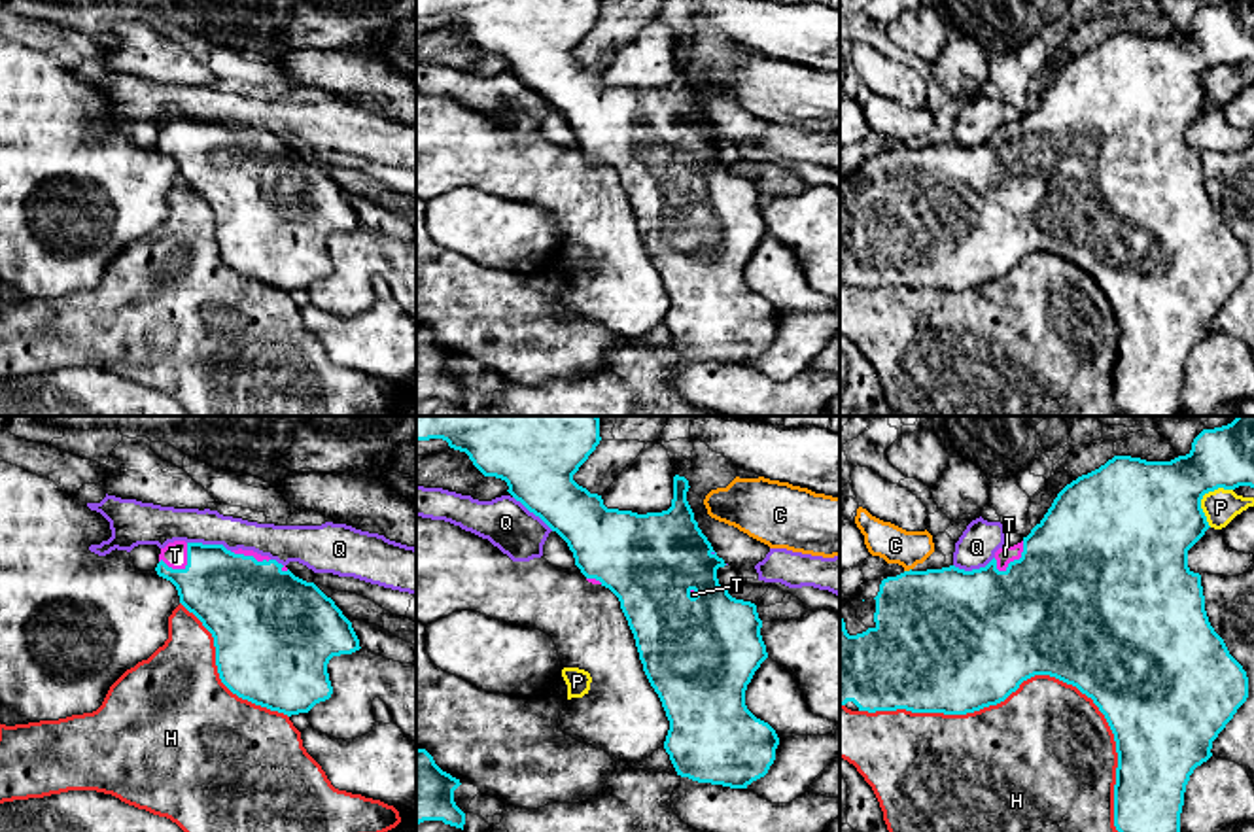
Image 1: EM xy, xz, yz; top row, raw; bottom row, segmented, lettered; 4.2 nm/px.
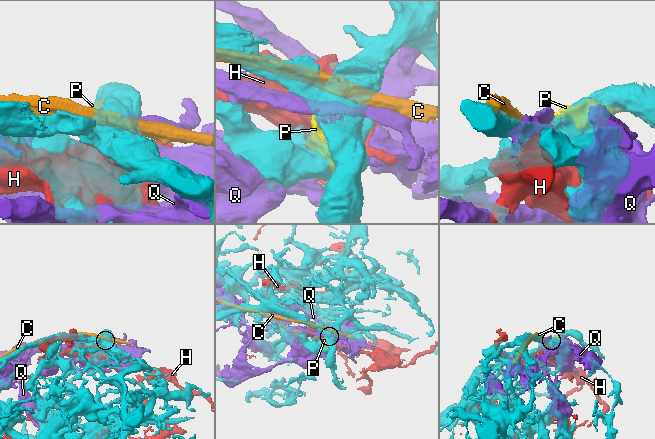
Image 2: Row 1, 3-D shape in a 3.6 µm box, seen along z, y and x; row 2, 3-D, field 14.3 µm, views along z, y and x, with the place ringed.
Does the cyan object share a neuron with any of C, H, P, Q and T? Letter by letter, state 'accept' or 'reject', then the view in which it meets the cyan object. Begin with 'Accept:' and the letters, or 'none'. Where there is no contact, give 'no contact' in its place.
Accept: T
C: reject | yz
H: reject | yz
P: reject | yz
Q: reject | xy
T: accept | yz

